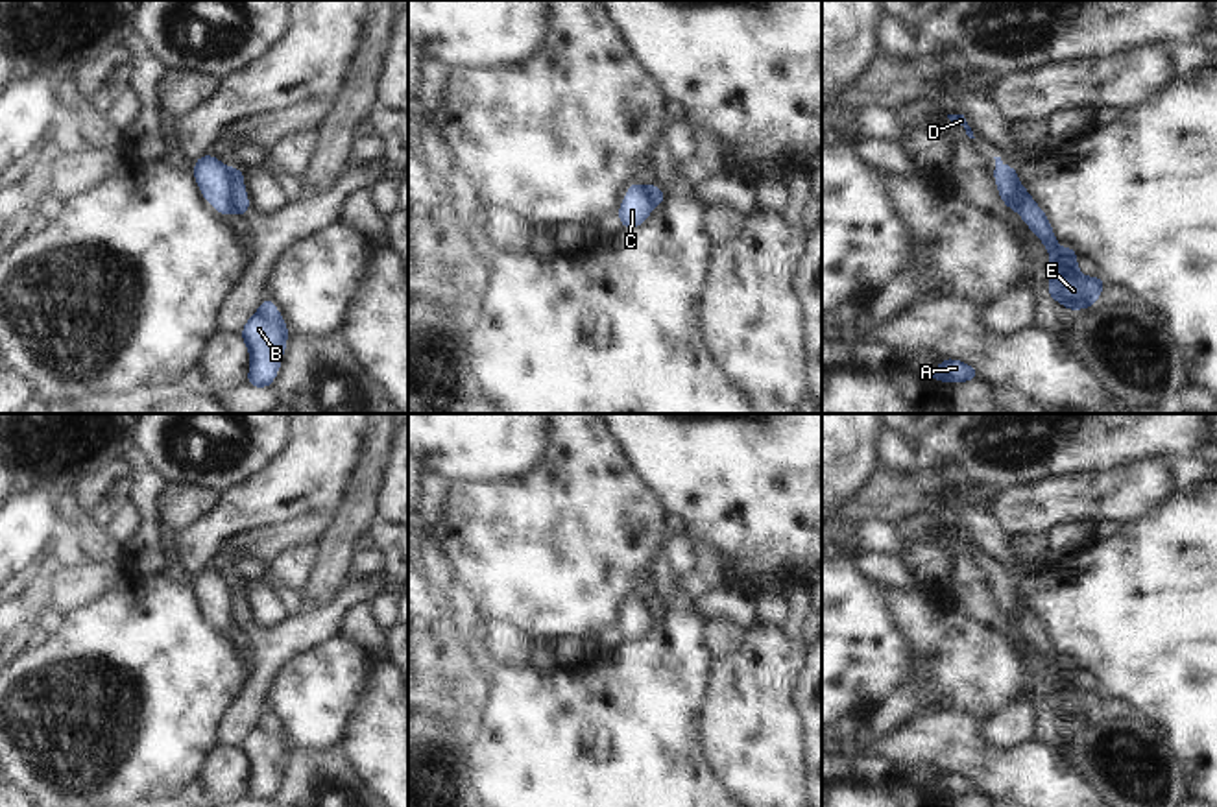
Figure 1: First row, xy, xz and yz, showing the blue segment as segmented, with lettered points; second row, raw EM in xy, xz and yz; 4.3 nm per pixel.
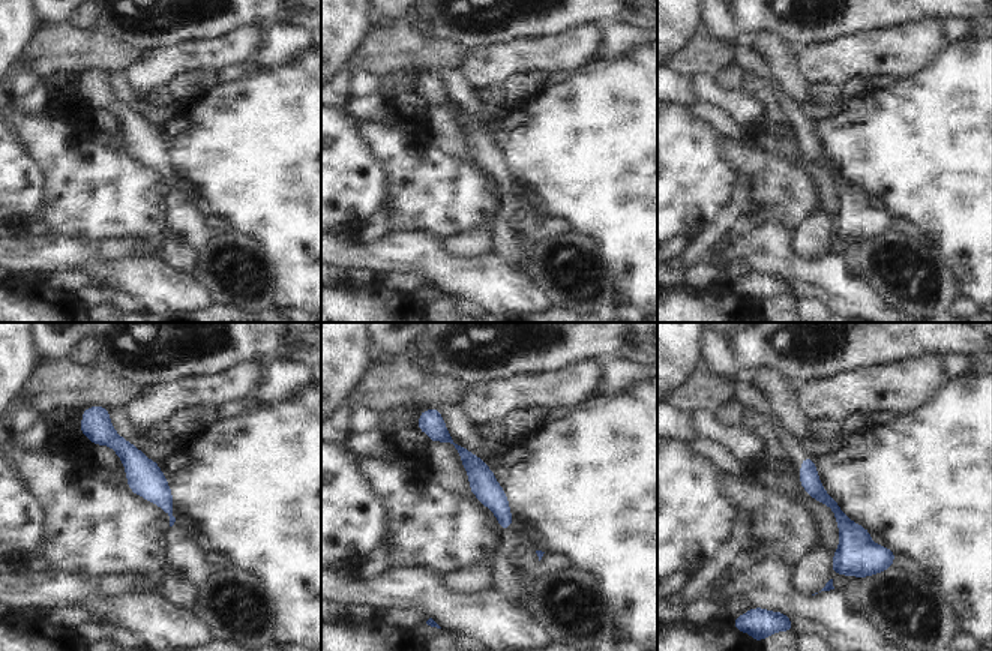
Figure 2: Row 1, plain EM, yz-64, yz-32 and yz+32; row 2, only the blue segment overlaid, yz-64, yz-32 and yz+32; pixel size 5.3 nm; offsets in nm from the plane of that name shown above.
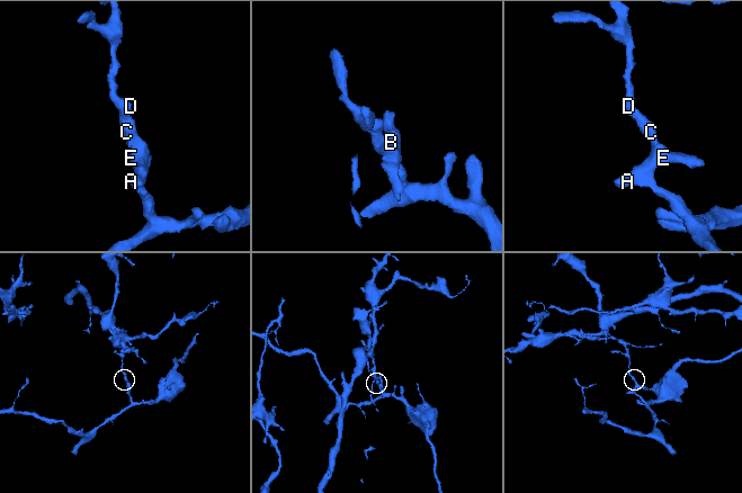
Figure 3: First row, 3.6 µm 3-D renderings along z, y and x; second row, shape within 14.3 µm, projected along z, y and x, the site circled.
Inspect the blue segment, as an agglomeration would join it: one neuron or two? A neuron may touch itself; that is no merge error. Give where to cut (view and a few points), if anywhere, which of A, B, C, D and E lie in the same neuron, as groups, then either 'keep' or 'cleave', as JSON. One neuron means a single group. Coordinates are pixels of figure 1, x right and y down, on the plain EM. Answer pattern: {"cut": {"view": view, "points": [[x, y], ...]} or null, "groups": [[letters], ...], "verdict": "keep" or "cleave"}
{"cut": {"view": "xy", "points": [[229, 582], [229, 615], [235, 625]]}, "groups": [["A", "B", "E"], ["C", "D"]], "verdict": "cleave"}

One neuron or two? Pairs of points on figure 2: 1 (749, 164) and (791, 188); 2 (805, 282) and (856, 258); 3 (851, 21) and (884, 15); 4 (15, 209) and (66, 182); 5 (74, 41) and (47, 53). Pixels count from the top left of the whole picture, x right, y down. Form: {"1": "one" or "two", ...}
{"1": "one", "2": "two", "3": "one", "4": "two", "5": "one"}

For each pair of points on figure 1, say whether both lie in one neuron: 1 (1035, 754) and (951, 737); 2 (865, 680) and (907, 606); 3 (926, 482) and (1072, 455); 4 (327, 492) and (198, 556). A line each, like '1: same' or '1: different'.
1: same
2: different
3: different
4: same

